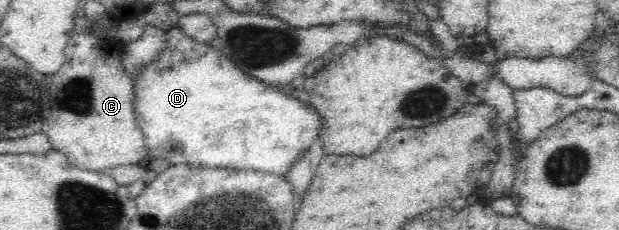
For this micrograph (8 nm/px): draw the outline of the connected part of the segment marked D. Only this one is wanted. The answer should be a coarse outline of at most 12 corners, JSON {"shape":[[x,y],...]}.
{"shape":[[180,27],[133,80],[150,158],[286,178],[316,109]]}

